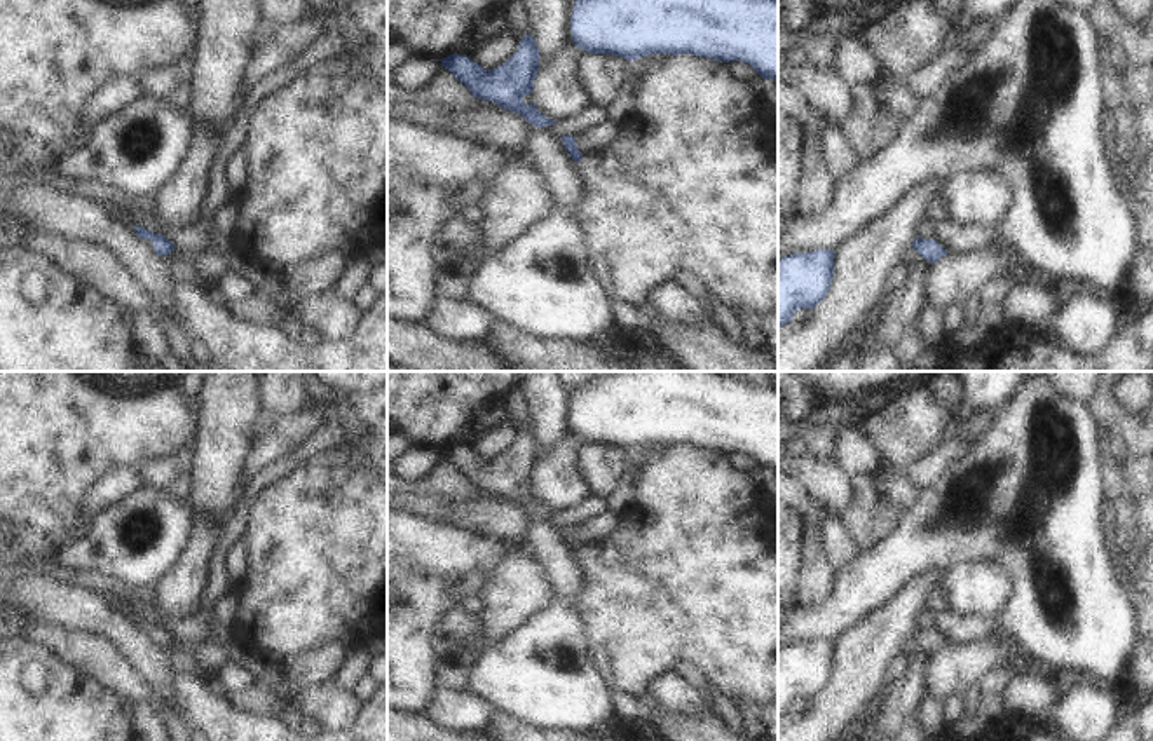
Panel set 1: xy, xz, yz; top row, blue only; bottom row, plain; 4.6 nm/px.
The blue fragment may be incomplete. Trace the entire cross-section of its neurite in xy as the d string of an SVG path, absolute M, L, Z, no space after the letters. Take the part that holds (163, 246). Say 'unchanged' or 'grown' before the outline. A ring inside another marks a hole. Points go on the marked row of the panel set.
unchanged; M133 227L136 235L141 237L141 239L150 239L154 248L155 248L155 255L160 256L160 255L169 255L174 251L174 246L169 239L166 239L164 235L160 234L154 234L143 227Z

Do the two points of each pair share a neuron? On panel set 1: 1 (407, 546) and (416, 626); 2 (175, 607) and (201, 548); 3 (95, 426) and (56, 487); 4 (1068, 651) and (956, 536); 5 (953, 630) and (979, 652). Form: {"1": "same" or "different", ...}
{"1": "different", "2": "same", "3": "same", "4": "same", "5": "different"}

